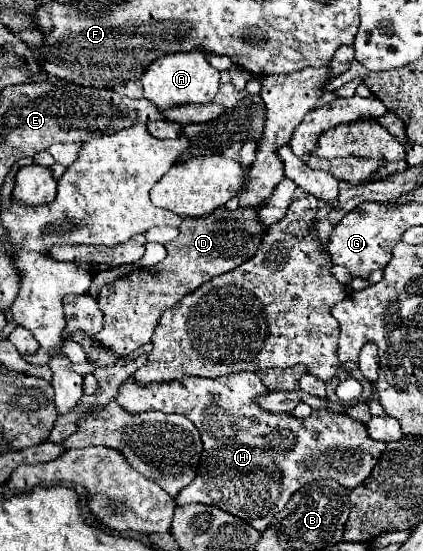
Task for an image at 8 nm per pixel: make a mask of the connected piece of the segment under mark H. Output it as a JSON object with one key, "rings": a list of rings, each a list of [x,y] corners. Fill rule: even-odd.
{"rings":[[[234,373],[218,379],[204,377],[184,377],[170,383],[148,383],[140,385],[134,377],[128,377],[118,389],[118,405],[130,413],[140,411],[164,411],[164,413],[182,413],[186,415],[200,431],[204,453],[196,479],[176,495],[176,505],[204,503],[220,507],[236,517],[246,519],[258,531],[264,531],[274,515],[284,509],[288,499],[298,487],[316,481],[316,479],[334,479],[346,489],[358,487],[376,465],[380,453],[386,449],[386,443],[374,441],[368,435],[368,427],[352,417],[332,413],[332,411],[312,411],[310,417],[298,419],[292,413],[272,413],[262,409],[256,403],[258,395],[266,395],[268,389],[258,379],[256,373]]]}

